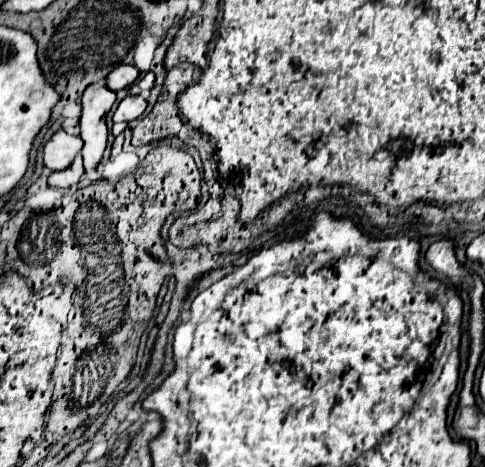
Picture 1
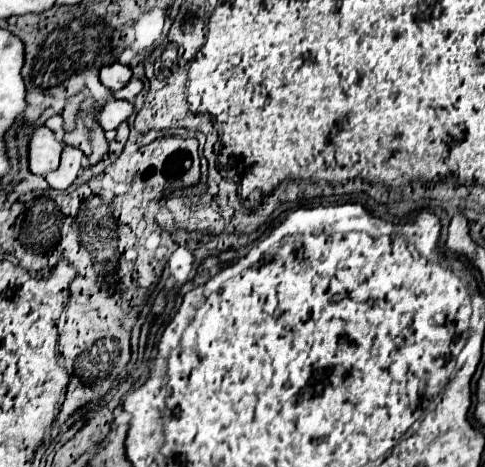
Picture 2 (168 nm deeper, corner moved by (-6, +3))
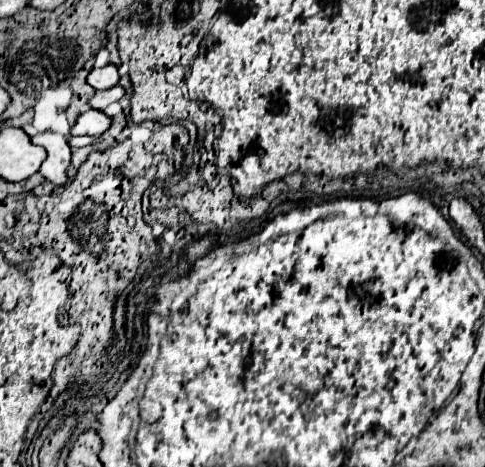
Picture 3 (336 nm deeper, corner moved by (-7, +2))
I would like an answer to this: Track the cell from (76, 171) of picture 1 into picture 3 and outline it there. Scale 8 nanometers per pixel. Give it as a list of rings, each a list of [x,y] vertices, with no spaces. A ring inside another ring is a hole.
[[[41,132],[31,138],[33,144],[43,146],[47,150],[47,156],[41,164],[41,174],[51,180],[57,186],[63,186],[67,182],[67,166],[71,162],[71,148],[67,144],[67,138],[57,132]]]

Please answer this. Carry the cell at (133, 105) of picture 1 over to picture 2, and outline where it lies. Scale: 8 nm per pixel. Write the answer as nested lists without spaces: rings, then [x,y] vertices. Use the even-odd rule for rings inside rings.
[[[108,99],[104,109],[98,113],[98,123],[104,131],[116,129],[120,123],[124,123],[134,113],[134,105],[124,99]]]

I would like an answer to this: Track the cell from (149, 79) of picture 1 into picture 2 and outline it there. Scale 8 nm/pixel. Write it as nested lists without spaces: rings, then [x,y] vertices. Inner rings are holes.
[[[132,78],[128,85],[124,87],[124,89],[120,89],[120,91],[116,91],[114,93],[114,97],[118,97],[118,99],[136,99],[136,95],[140,93],[142,89],[142,82],[136,78]]]

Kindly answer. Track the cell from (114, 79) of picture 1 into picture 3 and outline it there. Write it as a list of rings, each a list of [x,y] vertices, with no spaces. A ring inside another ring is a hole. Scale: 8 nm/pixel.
[[[107,64],[103,68],[93,68],[87,74],[87,84],[91,84],[95,90],[107,90],[119,82],[119,72],[115,64]]]

